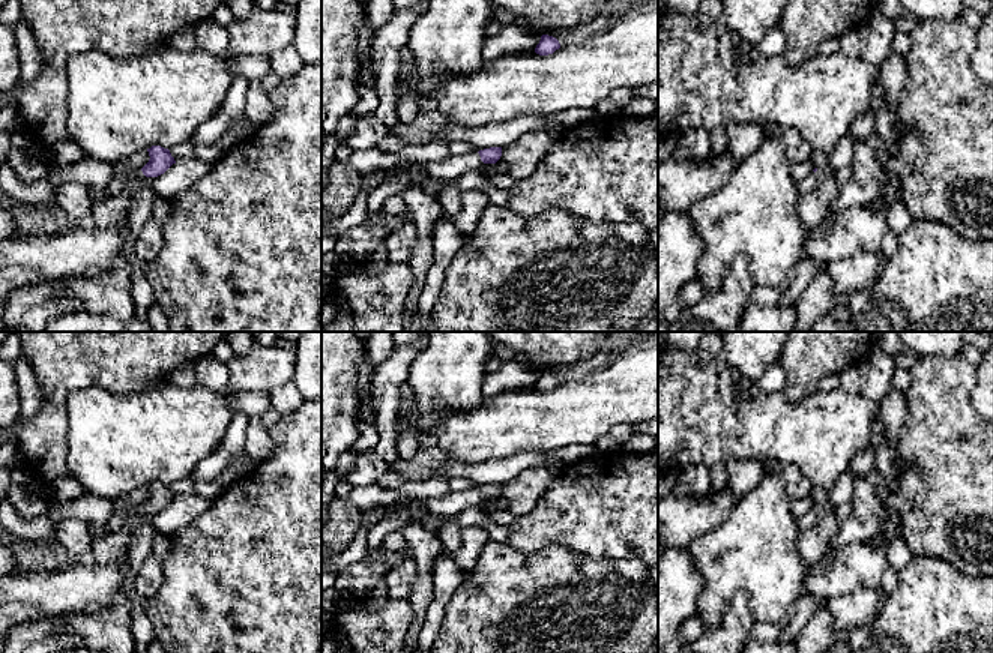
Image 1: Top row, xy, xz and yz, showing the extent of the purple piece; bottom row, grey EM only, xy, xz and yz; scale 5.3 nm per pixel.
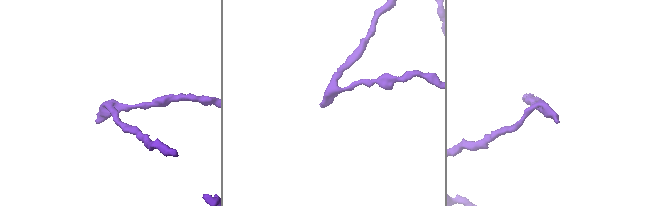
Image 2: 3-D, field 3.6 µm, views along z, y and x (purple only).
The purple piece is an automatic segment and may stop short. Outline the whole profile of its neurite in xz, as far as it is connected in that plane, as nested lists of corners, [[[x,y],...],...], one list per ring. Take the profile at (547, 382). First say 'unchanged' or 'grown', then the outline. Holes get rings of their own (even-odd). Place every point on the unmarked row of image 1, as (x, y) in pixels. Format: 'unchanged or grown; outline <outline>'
unchanged; outline [[[542,371],[539,380],[535,384],[535,389],[539,392],[548,392],[548,390],[553,390],[559,384],[560,384],[560,380],[556,374]]]

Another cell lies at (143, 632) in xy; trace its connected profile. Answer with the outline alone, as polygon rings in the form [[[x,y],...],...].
[[[129,572],[125,575],[123,597],[132,605],[132,624],[131,630],[135,639],[134,653],[147,653],[149,644],[155,638],[153,626],[143,608],[143,597],[129,584],[132,576]]]

